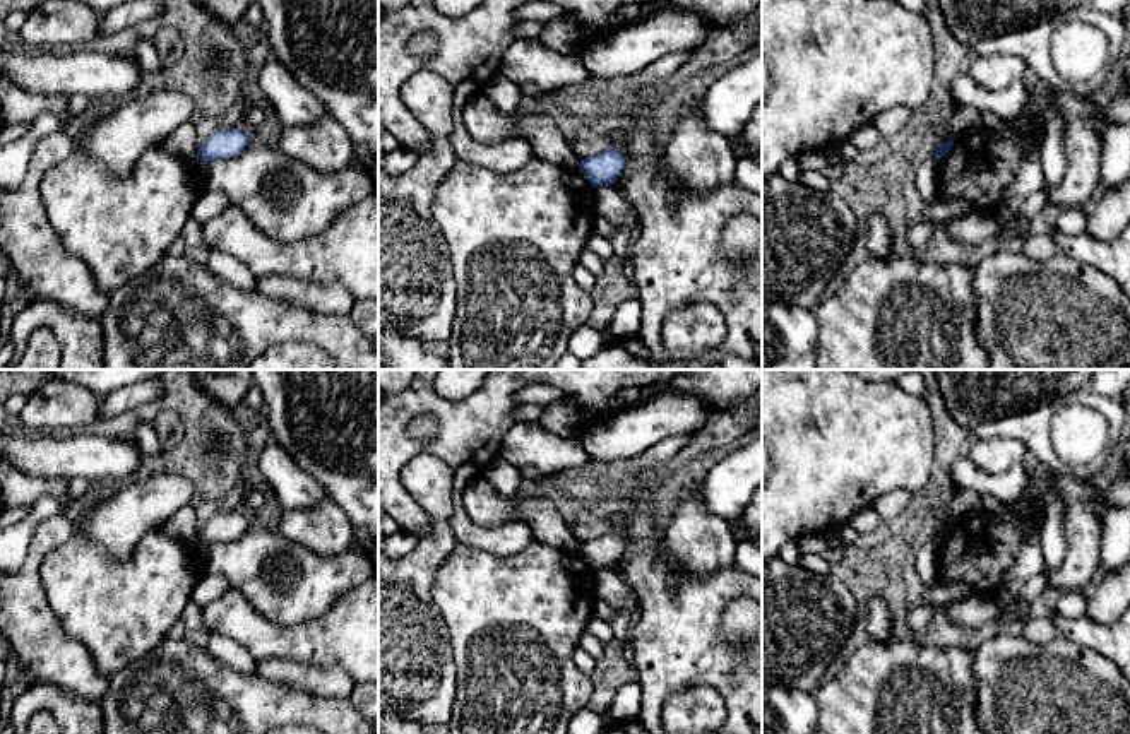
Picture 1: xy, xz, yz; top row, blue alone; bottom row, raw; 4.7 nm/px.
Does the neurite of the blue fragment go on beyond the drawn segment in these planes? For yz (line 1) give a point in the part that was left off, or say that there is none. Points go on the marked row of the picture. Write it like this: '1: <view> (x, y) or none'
1: none

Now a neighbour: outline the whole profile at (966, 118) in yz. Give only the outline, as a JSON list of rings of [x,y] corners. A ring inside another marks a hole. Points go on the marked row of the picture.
[[[960,106],[949,120],[949,132],[952,139],[960,139],[971,130],[988,128],[990,123],[984,120],[983,111],[976,106]]]

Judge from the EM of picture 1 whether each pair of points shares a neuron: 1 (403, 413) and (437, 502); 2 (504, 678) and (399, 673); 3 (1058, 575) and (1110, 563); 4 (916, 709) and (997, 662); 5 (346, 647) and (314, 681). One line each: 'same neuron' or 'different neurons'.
1: different neurons
2: different neurons
3: different neurons
4: different neurons
5: different neurons

